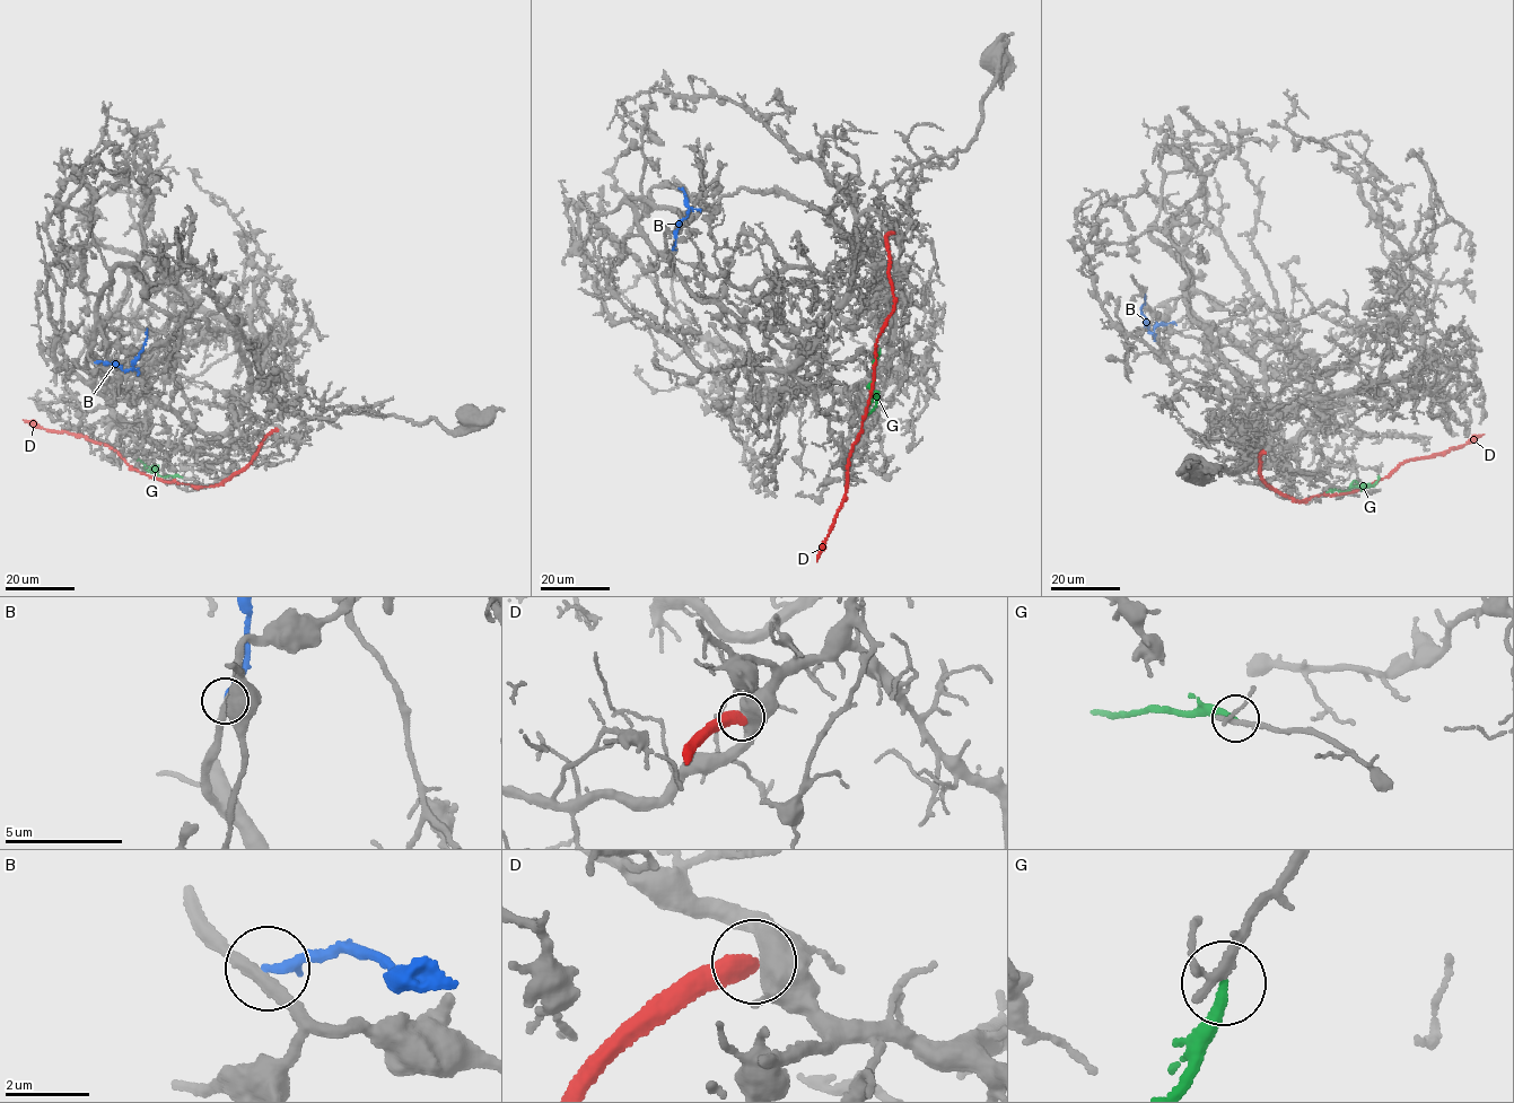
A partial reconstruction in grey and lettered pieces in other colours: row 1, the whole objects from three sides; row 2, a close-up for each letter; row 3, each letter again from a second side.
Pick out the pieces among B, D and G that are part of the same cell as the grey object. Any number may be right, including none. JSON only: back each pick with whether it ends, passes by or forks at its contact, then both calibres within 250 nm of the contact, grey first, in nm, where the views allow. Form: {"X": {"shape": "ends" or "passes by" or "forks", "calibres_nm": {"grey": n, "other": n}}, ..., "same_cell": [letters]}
{"G": {"shape": "ends", "calibres_nm": {"grey": 240, "other": 280}}, "same_cell": ["G"]}

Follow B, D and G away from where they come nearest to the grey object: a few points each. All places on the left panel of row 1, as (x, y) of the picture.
B: (94, 362), (112, 364), (127, 371), (143, 348), (147, 329)
D: (277, 429), (264, 438), (244, 467), (221, 482), (201, 487), (147, 475), (104, 444), (46, 429), (23, 419)
G: (181, 478), (158, 475), (138, 461)

